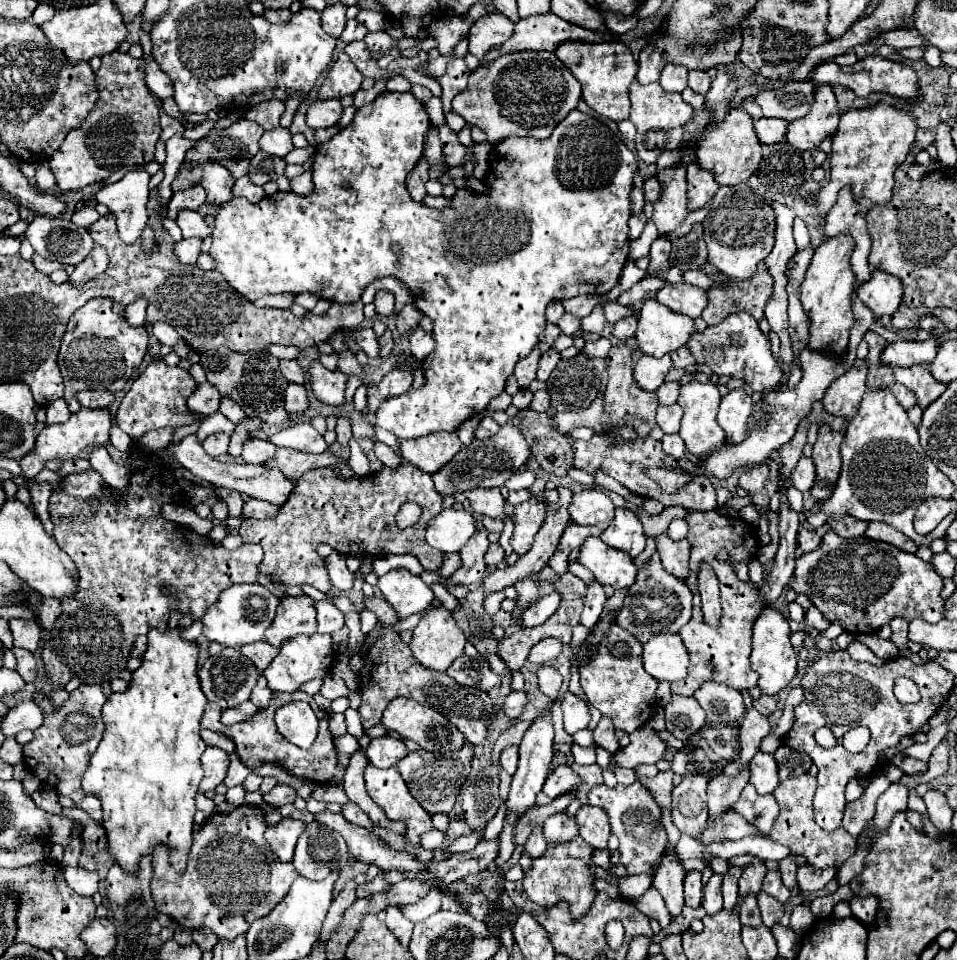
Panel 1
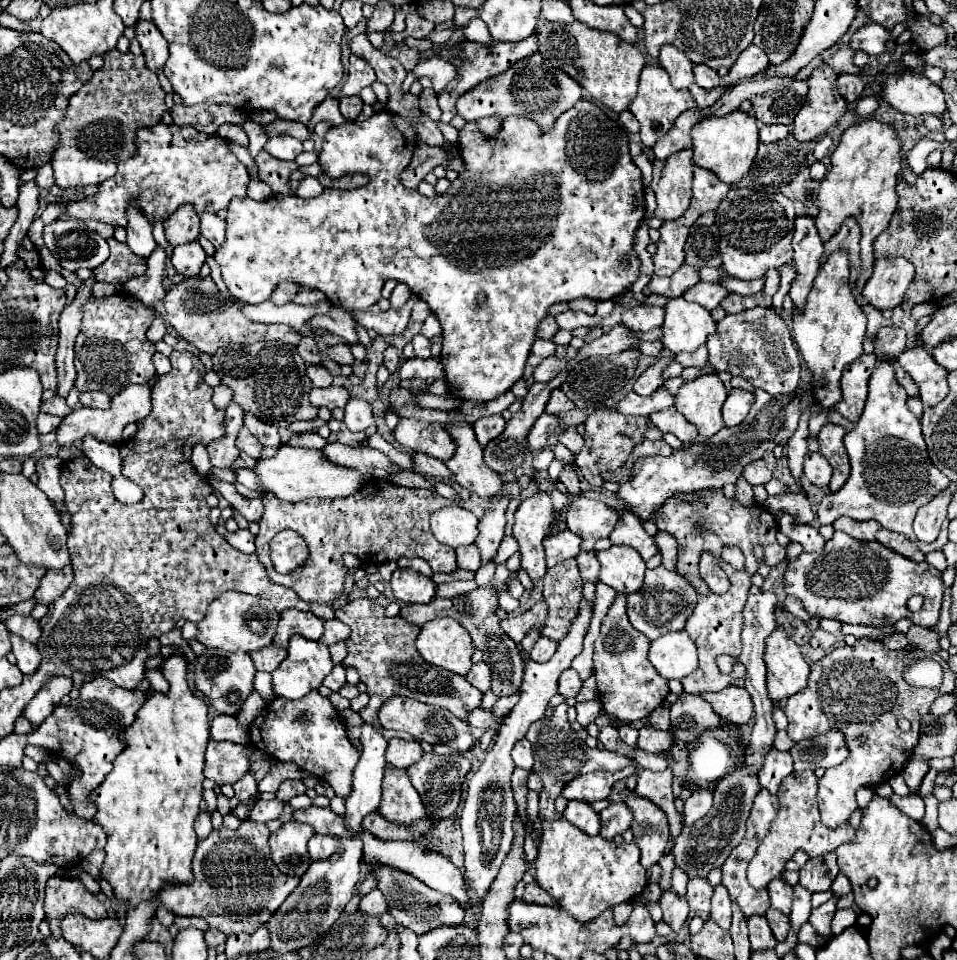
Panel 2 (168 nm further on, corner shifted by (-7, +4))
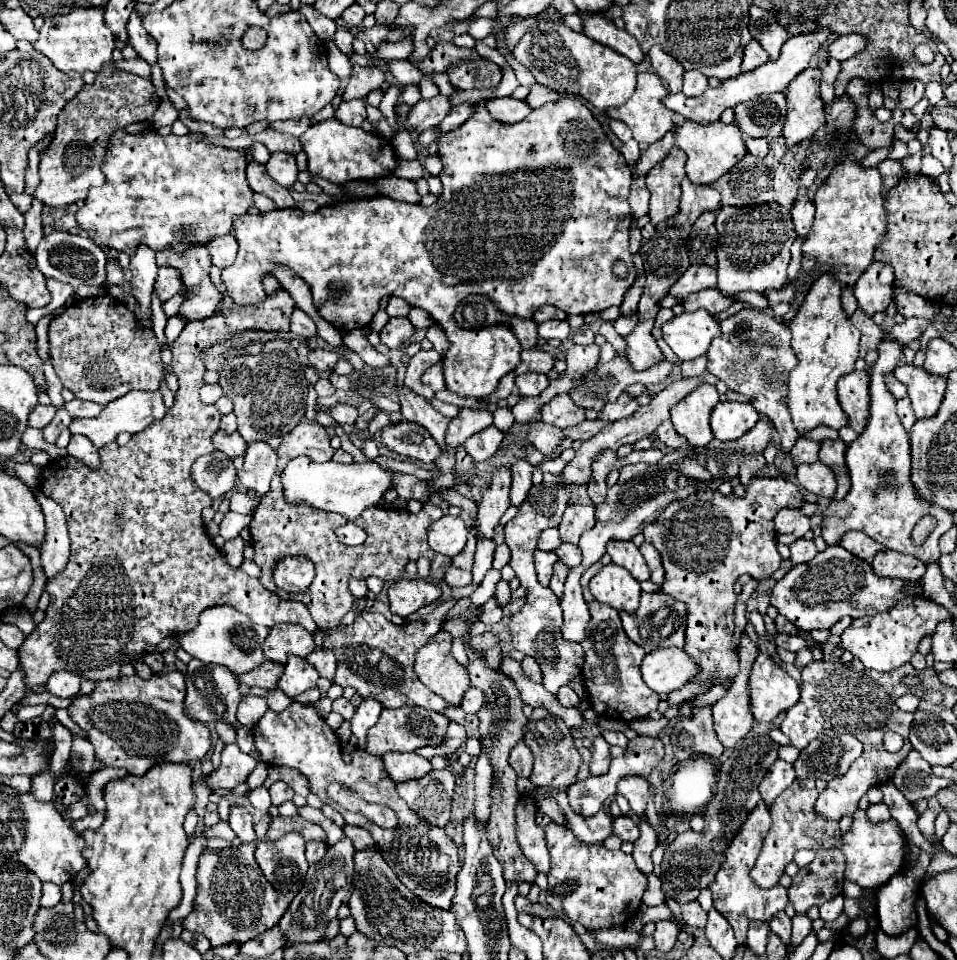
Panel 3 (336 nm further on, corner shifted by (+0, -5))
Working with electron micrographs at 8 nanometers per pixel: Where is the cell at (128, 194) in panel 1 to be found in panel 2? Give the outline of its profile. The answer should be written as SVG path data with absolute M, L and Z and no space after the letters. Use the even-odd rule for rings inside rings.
M130 205L128 209L126 233L128 233L126 245L130 247L130 251L138 257L148 259L150 253L156 249L156 241L152 237L152 223L134 205Z

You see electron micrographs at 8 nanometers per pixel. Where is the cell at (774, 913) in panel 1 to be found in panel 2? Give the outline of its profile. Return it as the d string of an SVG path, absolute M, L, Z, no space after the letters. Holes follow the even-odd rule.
M768 909L766 919L768 919L768 923L770 923L772 931L774 931L776 941L784 941L784 939L788 937L788 933L790 933L788 917L786 917L786 915L782 915L782 913L780 913L780 911L776 911L776 909Z

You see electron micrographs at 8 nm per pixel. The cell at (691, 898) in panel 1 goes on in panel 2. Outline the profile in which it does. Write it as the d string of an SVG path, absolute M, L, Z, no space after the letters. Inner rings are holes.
M694 877L688 881L686 901L688 901L690 909L694 909L700 915L708 915L710 913L710 897L712 897L712 887L708 885L706 879Z

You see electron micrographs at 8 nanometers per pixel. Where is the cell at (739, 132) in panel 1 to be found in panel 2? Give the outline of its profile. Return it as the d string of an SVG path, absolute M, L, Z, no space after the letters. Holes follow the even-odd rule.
M734 111L726 117L704 117L692 129L692 149L694 149L694 165L712 171L724 183L740 181L756 155L758 149L758 123L750 113Z

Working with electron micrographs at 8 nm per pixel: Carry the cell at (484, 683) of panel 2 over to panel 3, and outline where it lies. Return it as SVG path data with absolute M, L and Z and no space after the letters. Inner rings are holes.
M471 686L465 694L463 694L463 700L461 700L461 708L465 712L479 712L479 708L483 706L483 692L475 686Z

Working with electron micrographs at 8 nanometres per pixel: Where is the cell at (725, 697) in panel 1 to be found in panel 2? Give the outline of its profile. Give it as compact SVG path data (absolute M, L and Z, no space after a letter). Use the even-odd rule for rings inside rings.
M730 685L718 693L702 693L700 697L708 701L716 711L716 715L720 715L720 719L728 723L744 725L752 719L754 709L750 705L750 693L742 687Z

